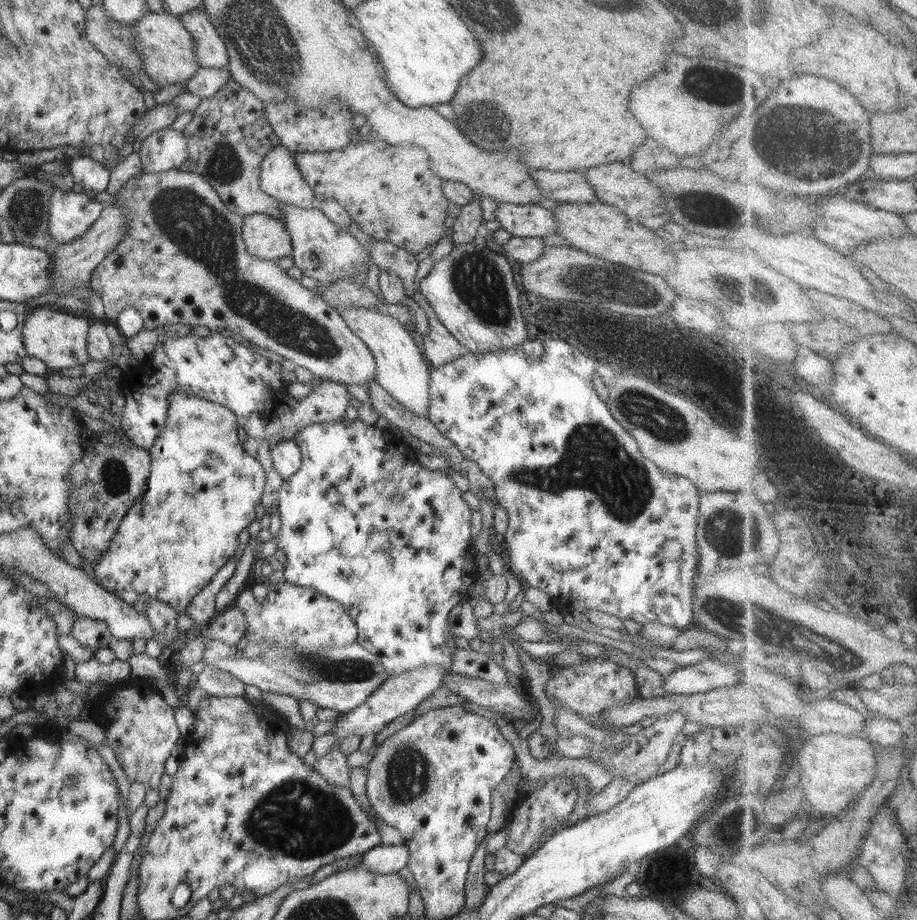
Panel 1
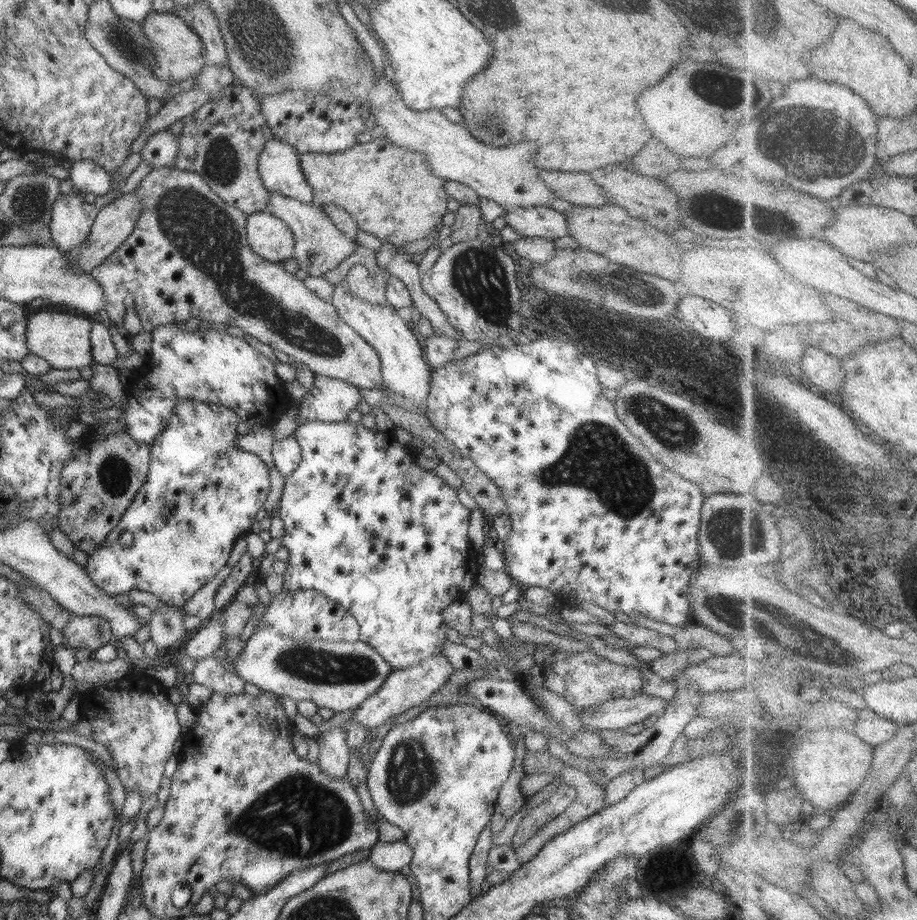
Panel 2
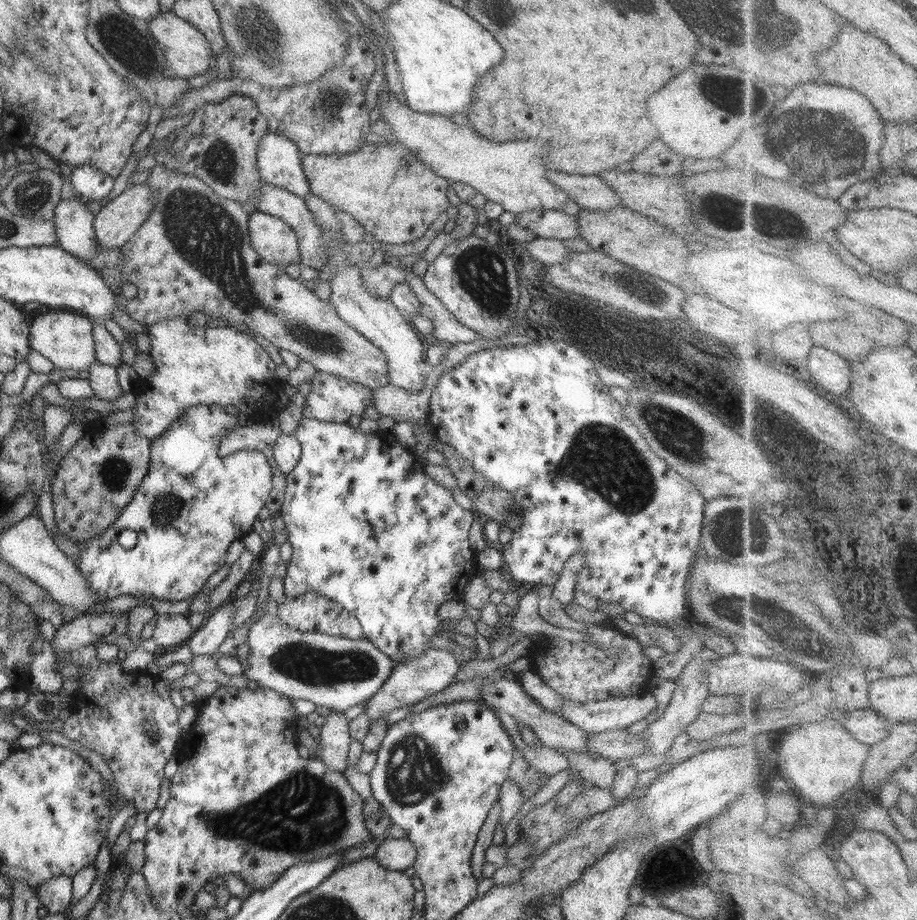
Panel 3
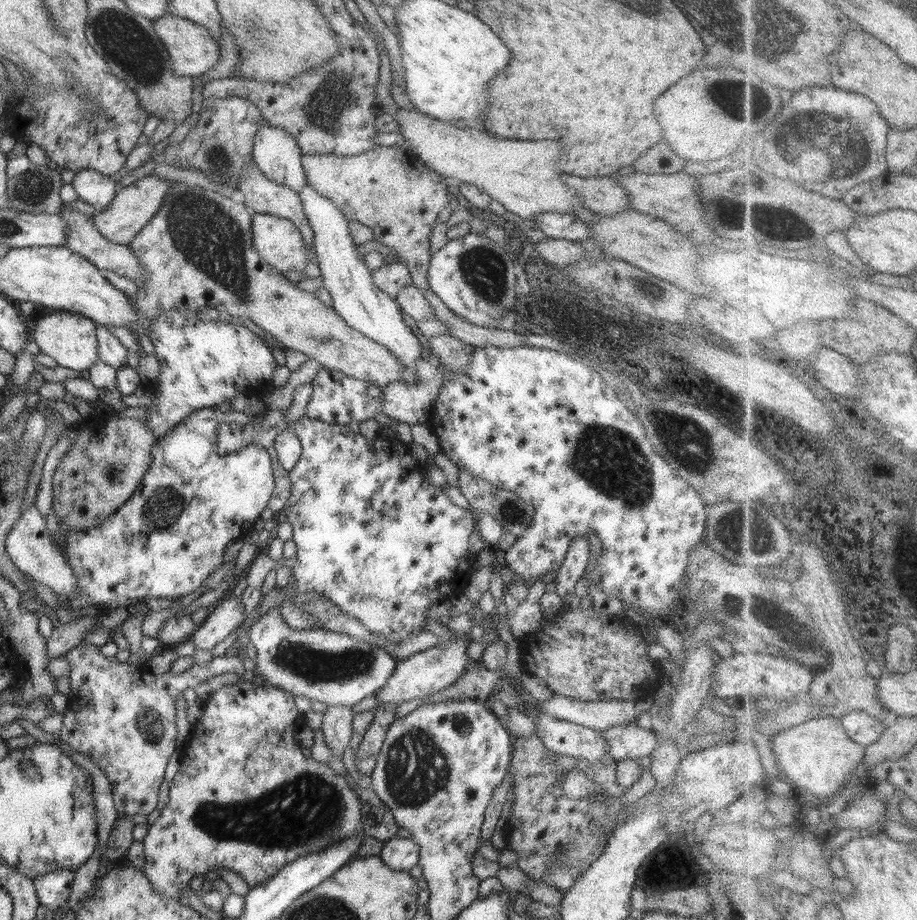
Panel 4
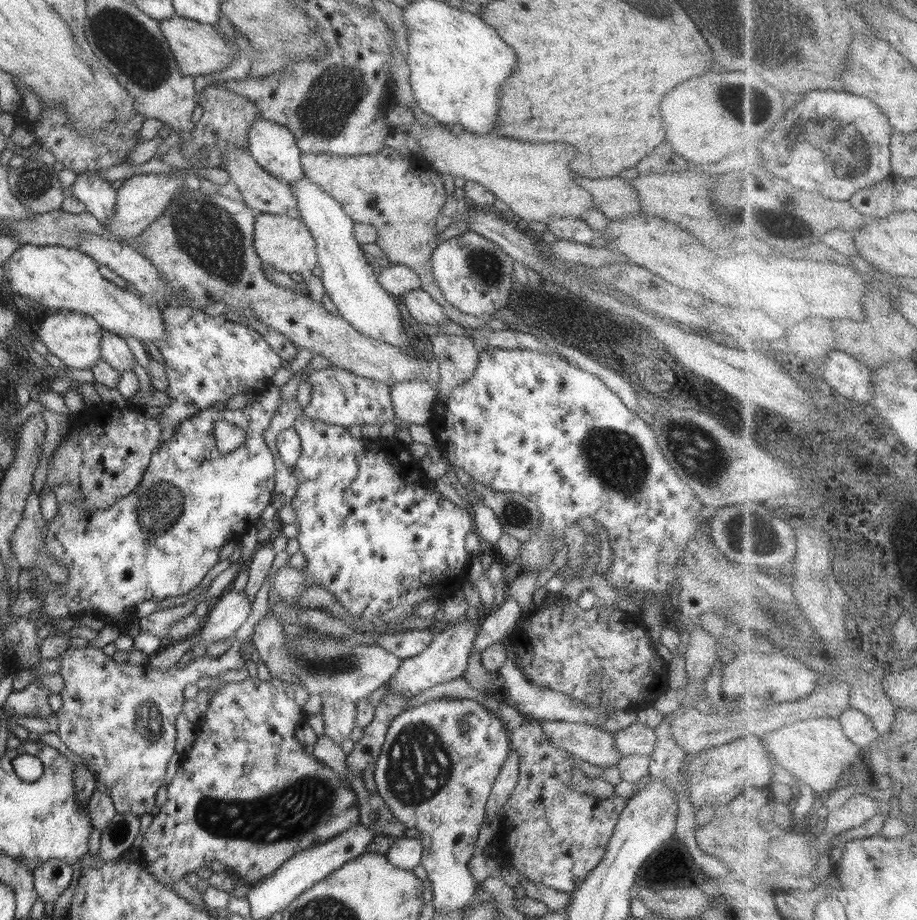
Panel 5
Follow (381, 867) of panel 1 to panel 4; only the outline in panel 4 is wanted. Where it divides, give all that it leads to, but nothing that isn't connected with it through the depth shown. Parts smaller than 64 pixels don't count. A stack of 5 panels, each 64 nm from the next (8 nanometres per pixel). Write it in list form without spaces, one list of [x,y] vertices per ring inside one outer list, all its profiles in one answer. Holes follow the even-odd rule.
[[[394,836],[385,841],[379,857],[388,868],[408,872],[418,864],[419,846],[412,839]]]

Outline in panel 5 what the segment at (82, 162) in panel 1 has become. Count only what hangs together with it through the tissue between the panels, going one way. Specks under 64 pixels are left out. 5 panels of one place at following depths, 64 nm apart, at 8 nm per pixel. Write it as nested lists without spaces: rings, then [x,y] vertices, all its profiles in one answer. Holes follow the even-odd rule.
[[[80,173],[71,186],[73,196],[86,205],[87,211],[101,223],[106,222],[115,207],[117,190],[107,181],[94,173]]]

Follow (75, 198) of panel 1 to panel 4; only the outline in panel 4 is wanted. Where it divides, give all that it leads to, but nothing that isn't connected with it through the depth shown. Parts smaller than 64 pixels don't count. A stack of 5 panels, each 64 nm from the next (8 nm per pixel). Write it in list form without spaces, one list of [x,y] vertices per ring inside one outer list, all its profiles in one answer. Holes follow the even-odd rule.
[[[63,204],[58,213],[65,220],[67,226],[66,247],[72,250],[74,254],[79,254],[82,258],[89,260],[101,272],[112,271],[120,276],[125,276],[126,278],[130,278],[131,281],[134,281],[139,289],[141,288],[146,271],[142,269],[142,265],[133,256],[128,244],[113,244],[113,242],[104,238],[98,232],[98,229],[89,219],[88,215],[72,209],[69,207],[69,204]]]

